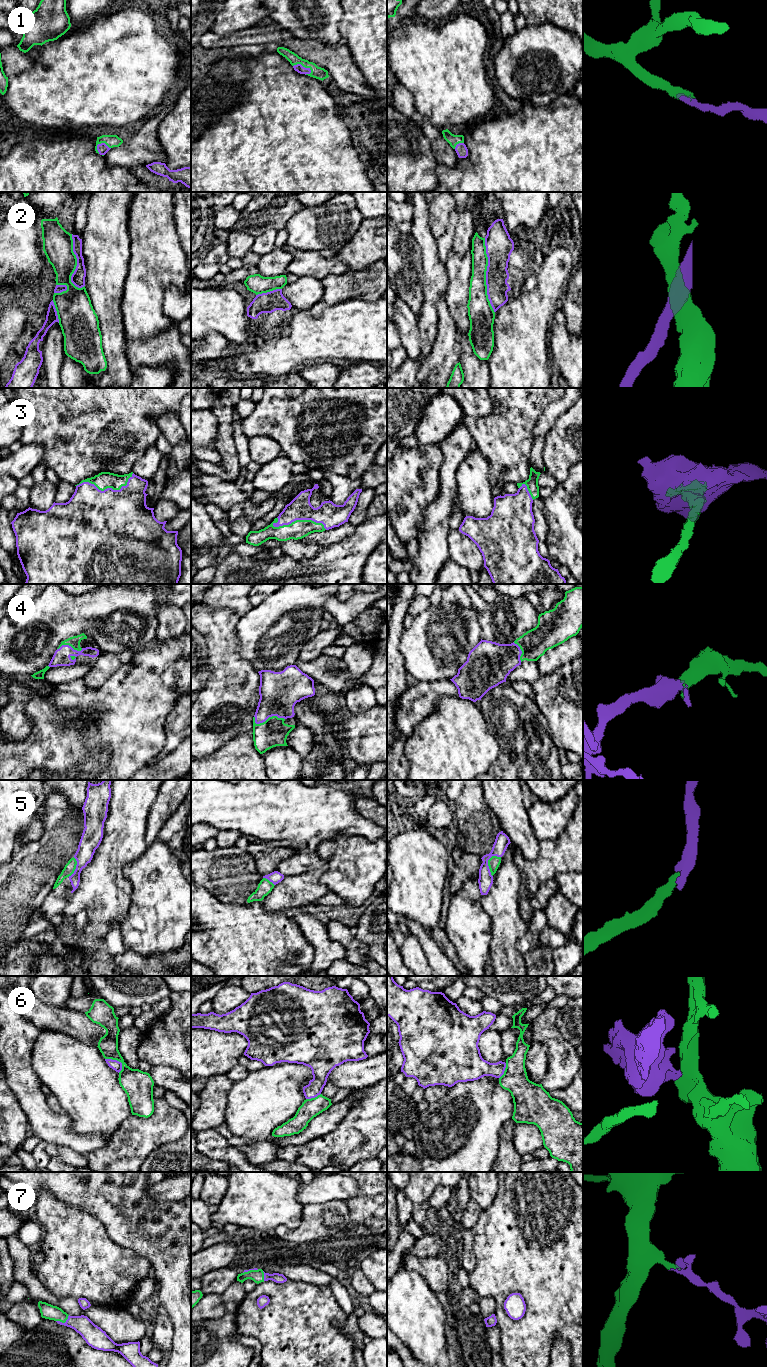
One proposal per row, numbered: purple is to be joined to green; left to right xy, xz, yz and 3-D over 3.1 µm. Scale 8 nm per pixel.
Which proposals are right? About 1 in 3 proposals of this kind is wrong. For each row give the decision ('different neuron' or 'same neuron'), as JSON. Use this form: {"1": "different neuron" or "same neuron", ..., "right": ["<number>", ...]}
{"1": "same neuron", "2": "different neuron", "3": "same neuron", "4": "same neuron", "5": "same neuron", "6": "different neuron", "7": "same neuron", "right": ["1", "3", "4", "5", "7"]}

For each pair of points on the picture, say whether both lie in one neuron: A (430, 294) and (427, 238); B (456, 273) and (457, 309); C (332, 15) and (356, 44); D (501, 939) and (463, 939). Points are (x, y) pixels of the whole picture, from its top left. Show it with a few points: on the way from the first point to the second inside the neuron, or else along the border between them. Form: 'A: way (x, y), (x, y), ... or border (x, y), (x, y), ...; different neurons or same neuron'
A: way (431, 280), (430, 252); same neuron
B: way (457, 282), (457, 300); same neuron
C: border (343, 10), (338, 25), (340, 36); different neurons
D: border (490, 915), (488, 959); different neurons

